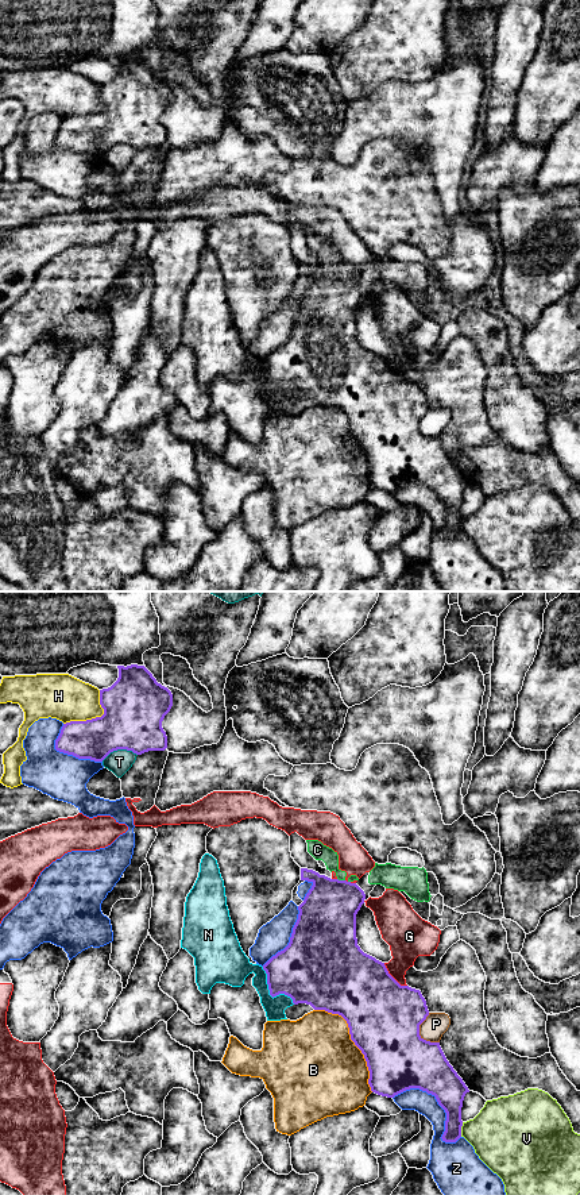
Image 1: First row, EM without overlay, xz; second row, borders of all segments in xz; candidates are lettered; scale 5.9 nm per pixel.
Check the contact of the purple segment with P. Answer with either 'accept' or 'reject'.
reject

